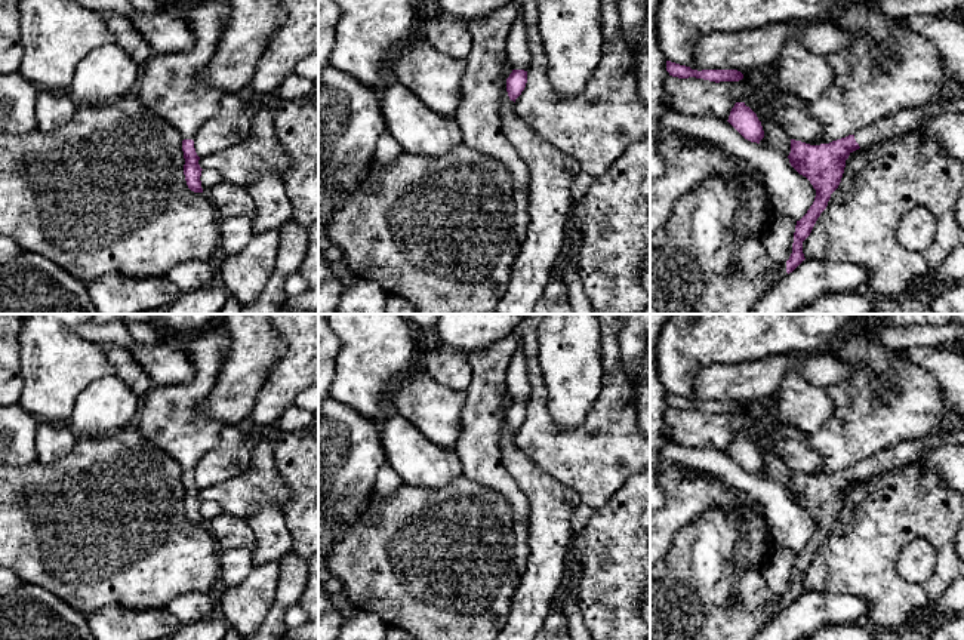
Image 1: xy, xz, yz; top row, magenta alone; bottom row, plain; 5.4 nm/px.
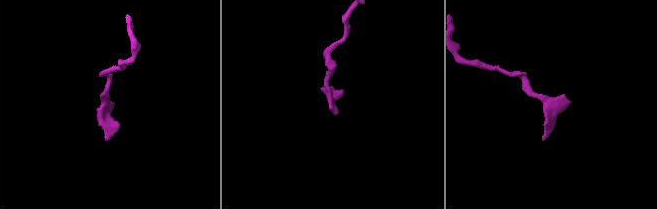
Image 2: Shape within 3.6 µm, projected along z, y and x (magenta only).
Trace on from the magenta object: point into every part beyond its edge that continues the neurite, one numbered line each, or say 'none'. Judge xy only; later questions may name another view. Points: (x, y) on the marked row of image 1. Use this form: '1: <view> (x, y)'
none

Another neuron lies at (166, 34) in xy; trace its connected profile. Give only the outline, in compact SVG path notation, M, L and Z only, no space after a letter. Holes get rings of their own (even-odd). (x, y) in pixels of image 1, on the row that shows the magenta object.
M138 12L130 21L154 53L179 53L191 50L195 44L195 36L185 19L170 16L166 12Z

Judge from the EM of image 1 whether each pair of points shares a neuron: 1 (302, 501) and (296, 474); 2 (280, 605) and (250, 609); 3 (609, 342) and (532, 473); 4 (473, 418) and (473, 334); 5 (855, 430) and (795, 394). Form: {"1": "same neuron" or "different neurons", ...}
{"1": "same neuron", "2": "different neurons", "3": "different neurons", "4": "different neurons", "5": "different neurons"}

